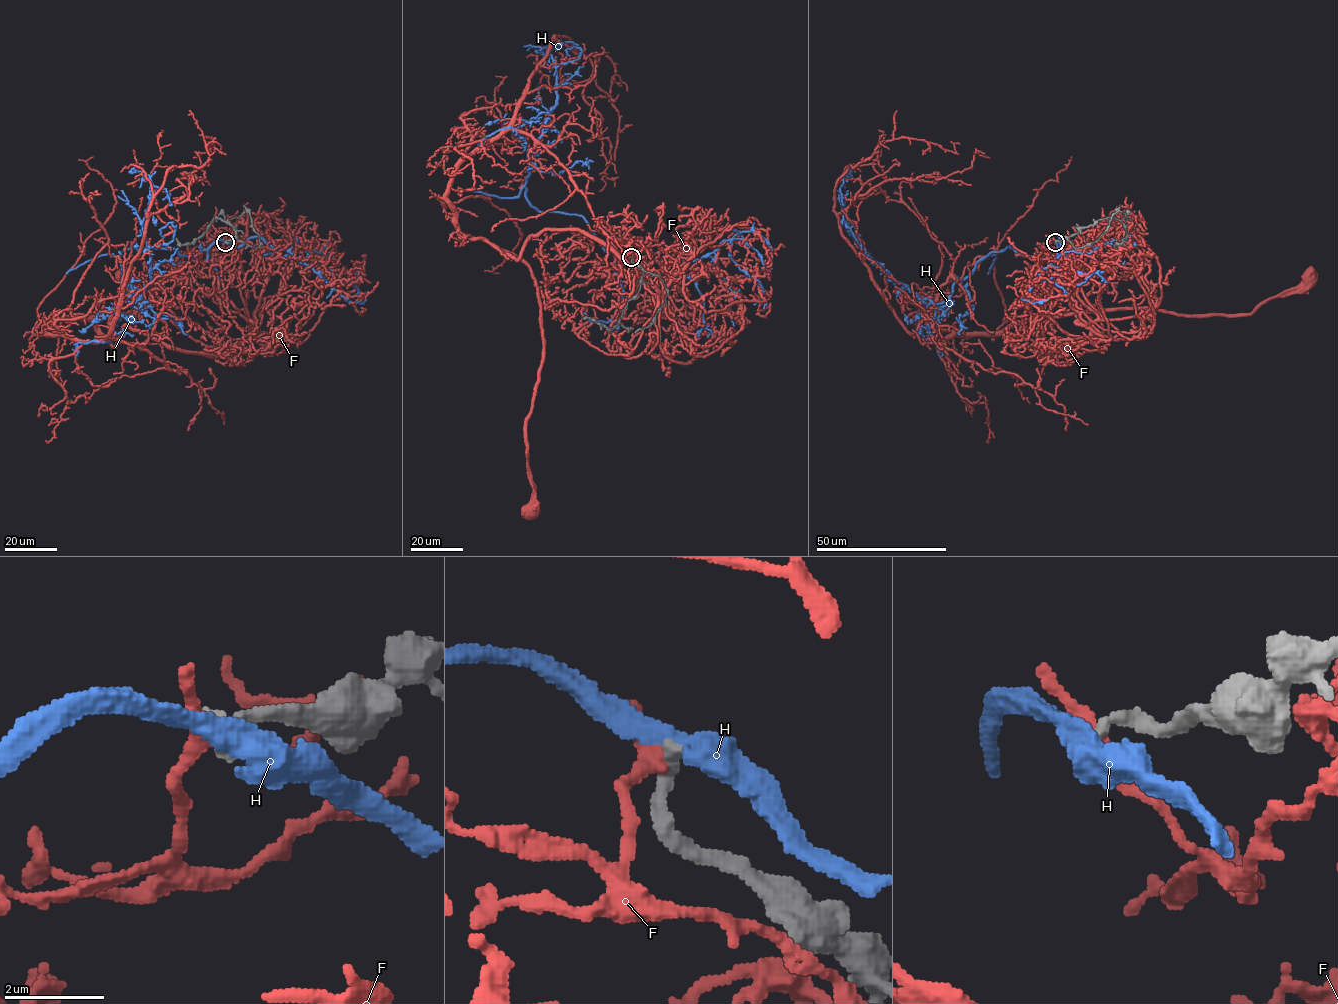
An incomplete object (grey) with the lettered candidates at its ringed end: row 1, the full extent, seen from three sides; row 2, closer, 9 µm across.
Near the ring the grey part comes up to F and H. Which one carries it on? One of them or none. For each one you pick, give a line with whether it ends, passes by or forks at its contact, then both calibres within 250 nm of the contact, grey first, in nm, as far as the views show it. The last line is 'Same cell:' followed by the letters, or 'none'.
Same cell: none

